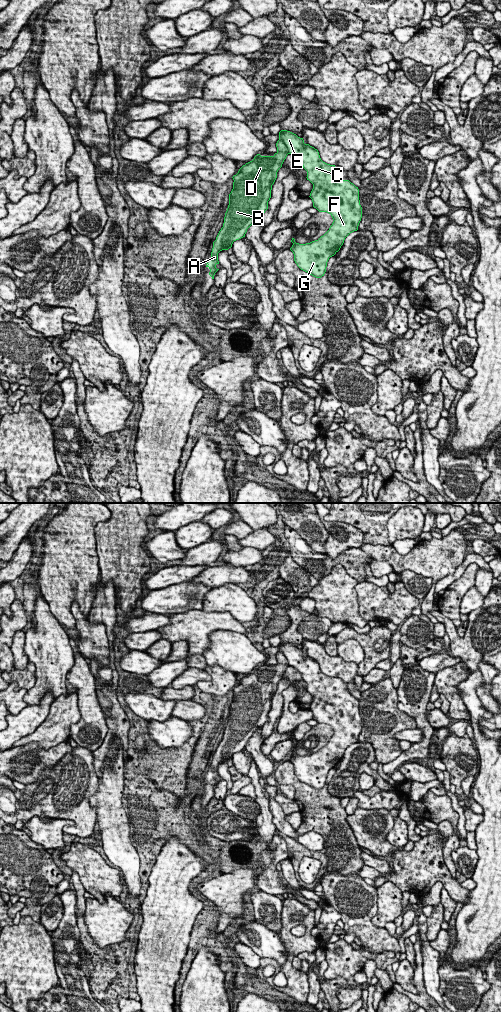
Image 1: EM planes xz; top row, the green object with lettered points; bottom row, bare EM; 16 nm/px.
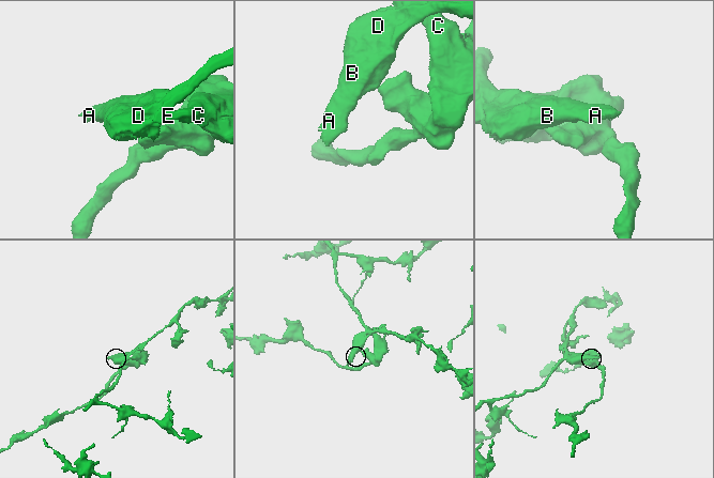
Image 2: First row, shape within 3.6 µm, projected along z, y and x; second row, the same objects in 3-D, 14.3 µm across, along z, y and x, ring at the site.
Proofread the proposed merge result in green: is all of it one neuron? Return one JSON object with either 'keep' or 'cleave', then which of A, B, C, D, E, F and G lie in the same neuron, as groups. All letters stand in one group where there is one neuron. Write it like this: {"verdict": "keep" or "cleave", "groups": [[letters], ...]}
{"verdict": "cleave", "groups": [["A", "B", "D"], ["C", "E", "F", "G"]]}

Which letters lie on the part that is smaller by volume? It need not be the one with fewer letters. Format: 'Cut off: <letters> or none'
Cut off: A, B, D

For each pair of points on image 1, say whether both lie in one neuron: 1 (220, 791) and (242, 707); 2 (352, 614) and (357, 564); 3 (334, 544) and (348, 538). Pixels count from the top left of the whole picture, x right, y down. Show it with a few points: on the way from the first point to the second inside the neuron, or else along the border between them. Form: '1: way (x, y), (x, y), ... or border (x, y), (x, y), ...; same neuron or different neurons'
1: border (218, 781), (212, 796); different neurons
2: border (336, 565), (340, 564), (359, 582); different neurons
3: way (337, 542), (341, 538), (345, 538); same neuron

